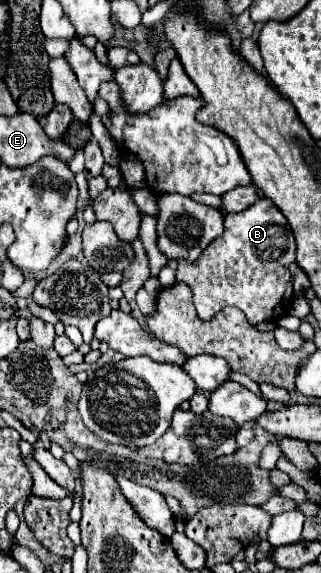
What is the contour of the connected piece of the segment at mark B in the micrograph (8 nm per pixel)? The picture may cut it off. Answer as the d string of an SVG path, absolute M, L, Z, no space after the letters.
M260 196L252 208L224 216L224 232L192 264L178 262L178 282L186 282L194 292L194 306L202 320L216 316L226 306L240 308L250 324L276 322L286 314L282 302L292 290L288 266L294 262L296 242L286 216L278 206Z

